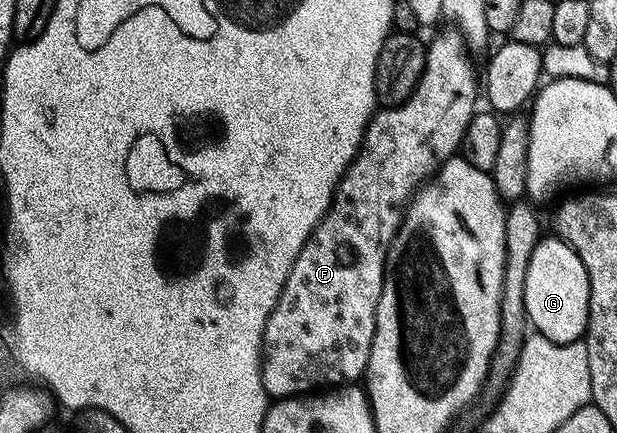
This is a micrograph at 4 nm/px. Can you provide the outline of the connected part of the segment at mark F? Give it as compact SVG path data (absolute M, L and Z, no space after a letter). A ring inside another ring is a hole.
M449 30L440 32L431 41L413 93L398 107L383 106L375 110L362 138L361 150L334 190L330 210L315 225L284 281L284 289L262 334L262 384L267 396L275 400L302 397L335 385L350 385L365 376L390 244L415 191L441 164L459 154L468 121L472 121L480 103L480 75L474 72L471 48L457 30Z

